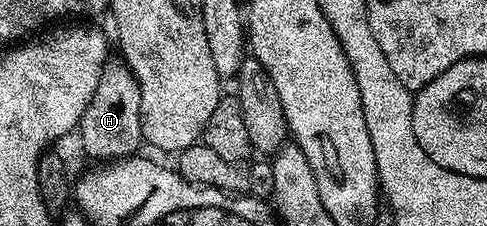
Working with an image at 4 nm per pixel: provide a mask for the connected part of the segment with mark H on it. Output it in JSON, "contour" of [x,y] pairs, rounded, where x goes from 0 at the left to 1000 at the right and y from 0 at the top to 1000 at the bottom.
{"contour":[[[248,270],[232,274],[218,274],[203,341],[203,394],[195,394],[195,429],[187,429],[187,465],[179,465],[162,549],[166,650],[179,681],[193,686],[199,712],[273,695],[294,650],[290,398],[265,296]]]}

